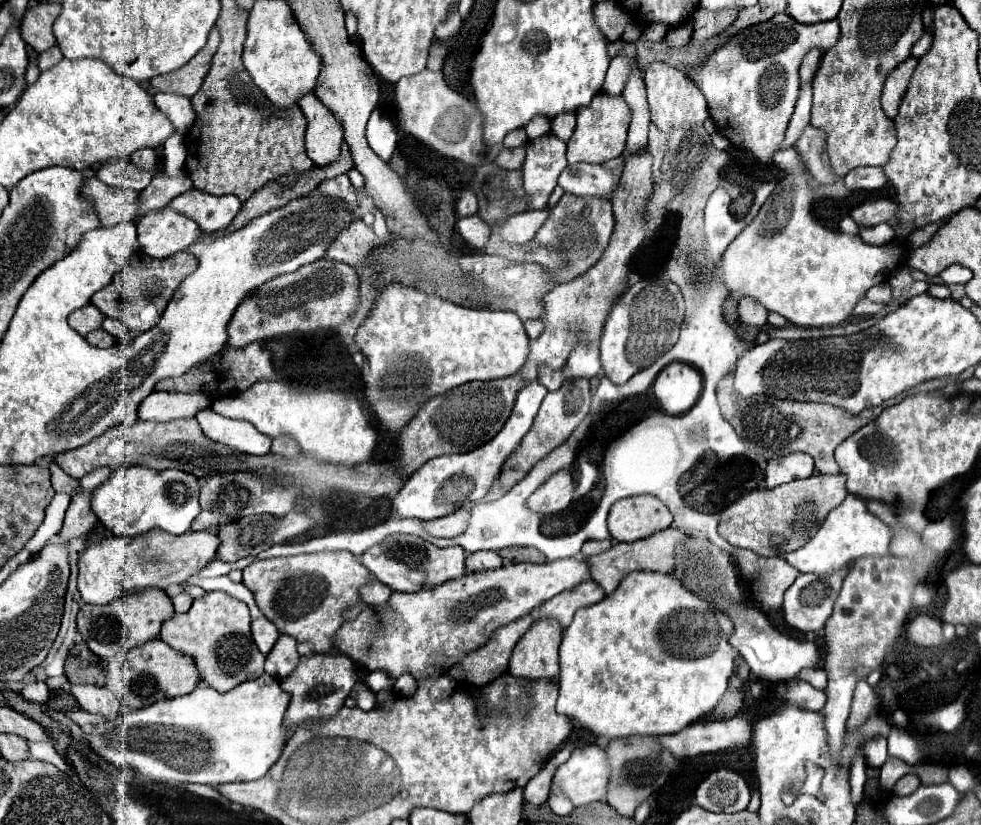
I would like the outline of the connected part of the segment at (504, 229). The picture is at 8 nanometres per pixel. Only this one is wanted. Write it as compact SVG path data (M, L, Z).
M527 210L515 216L509 216L501 224L493 224L493 232L499 232L507 242L525 244L531 242L541 228L541 224L549 218L549 210Z

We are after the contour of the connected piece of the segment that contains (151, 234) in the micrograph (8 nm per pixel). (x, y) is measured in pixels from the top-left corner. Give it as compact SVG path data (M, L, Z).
M172 208L147 212L136 224L140 249L153 258L167 258L191 246L201 228Z

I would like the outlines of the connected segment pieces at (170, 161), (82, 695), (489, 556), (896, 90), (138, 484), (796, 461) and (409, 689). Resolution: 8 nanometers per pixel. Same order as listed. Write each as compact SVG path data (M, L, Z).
M179 132L171 134L171 138L163 144L163 152L165 152L165 162L163 162L163 172L171 178L177 176L185 164L185 144L183 144L183 136Z
M75 684L71 686L71 694L79 702L79 706L87 712L101 714L105 718L113 718L119 712L119 700L103 686L93 684Z
M483 550L483 552L473 552L473 554L467 554L467 572L481 572L481 570L491 570L491 568L499 568L503 564L501 556L497 552L489 552L489 550Z
M907 58L905 62L901 62L893 72L889 72L887 80L885 80L885 88L883 88L883 96L881 96L881 104L883 110L889 118L895 118L899 112L899 104L905 96L905 90L909 86L911 74L917 66L917 58Z
M129 466L115 470L107 482L93 490L93 512L117 536L135 536L151 528L161 528L169 534L185 534L189 532L191 522L199 516L199 510L199 482L193 474L187 474L183 470L153 470L145 466Z
M793 452L767 462L765 484L767 488L775 488L779 484L797 480L797 478L809 478L811 474L813 474L813 458L805 452Z
M405 674L405 676L401 676L401 678L397 678L395 680L395 684L393 684L393 692L397 694L397 696L413 696L415 694L415 680L409 676L409 674Z

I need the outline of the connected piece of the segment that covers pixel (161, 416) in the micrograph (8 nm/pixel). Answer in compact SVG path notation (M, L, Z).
M151 392L137 408L139 420L169 422L177 418L195 416L199 410L209 408L211 398L205 394L173 394L173 392Z

